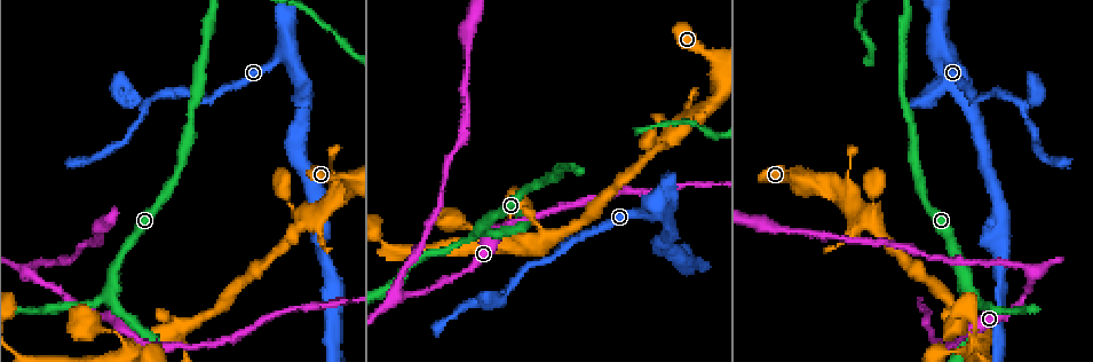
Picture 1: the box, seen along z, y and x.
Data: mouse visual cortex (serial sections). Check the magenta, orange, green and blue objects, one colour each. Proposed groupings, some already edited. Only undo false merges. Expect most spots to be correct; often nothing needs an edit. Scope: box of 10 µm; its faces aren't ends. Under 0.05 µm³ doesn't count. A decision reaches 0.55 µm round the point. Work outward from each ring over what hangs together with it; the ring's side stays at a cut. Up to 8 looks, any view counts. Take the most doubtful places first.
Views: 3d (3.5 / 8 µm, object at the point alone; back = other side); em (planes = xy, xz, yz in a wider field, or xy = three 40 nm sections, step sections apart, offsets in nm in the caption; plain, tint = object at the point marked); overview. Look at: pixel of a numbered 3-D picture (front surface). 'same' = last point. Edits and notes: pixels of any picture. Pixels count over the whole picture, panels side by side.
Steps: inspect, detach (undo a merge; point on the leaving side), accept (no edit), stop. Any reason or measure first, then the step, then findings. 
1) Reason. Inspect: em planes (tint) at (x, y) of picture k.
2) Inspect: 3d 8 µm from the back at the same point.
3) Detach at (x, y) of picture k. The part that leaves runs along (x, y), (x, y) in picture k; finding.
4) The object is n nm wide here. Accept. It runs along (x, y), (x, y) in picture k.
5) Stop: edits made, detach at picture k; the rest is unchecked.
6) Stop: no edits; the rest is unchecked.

Three arms meet. Inspect: 3d 3.5 µm at (148, 106) of picture 1.

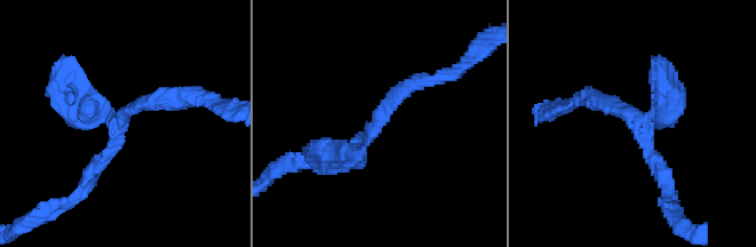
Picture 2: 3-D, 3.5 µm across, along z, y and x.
Need the tissue. Inspect: em xy step 5 (tint) at (376, 122) of picture 2.

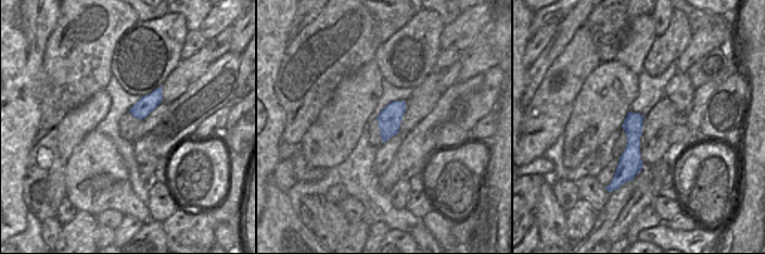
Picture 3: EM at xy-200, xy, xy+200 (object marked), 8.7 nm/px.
Accept. All the same cell.

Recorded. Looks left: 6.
Three-way junction. Inspect: 3d 3.5 µm at (31, 274) of picture 1.

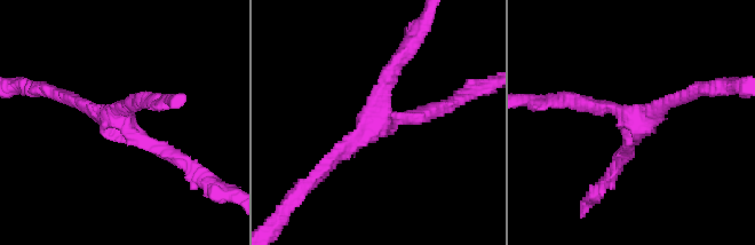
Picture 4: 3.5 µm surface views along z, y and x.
3 arms meet here; the arms are 200, 200, 200 nm wide. Inspect: em xy step 2 (tint) at (124, 121) of picture 4.

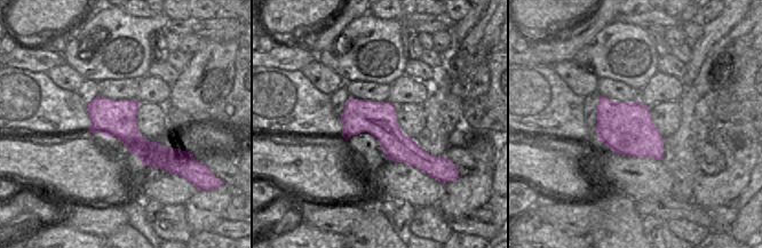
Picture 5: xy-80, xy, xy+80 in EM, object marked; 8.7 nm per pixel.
Accept. It runs along (619, 165), (632, 123), (570, 102) in picture 4; all the same cell.

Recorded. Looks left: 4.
Thin arm on a thick one. Inspect: 3d 3.5 µm at (185, 326) of picture 1.

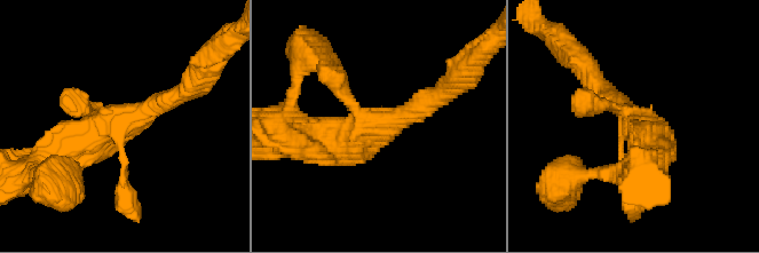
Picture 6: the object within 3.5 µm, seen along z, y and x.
Shape alone is not enough. Inspect: em xy step 3 (tint) at (372, 123) of picture 6.

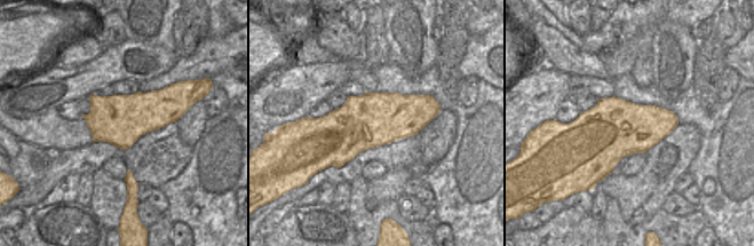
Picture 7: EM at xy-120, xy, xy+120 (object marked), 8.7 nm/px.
The object is 480 nm wide here. Accept. It runs along (181, 92), (54, 158) in picture 6; all the same cell.

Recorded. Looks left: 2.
Stop: no edits; the rest is unchecked.

